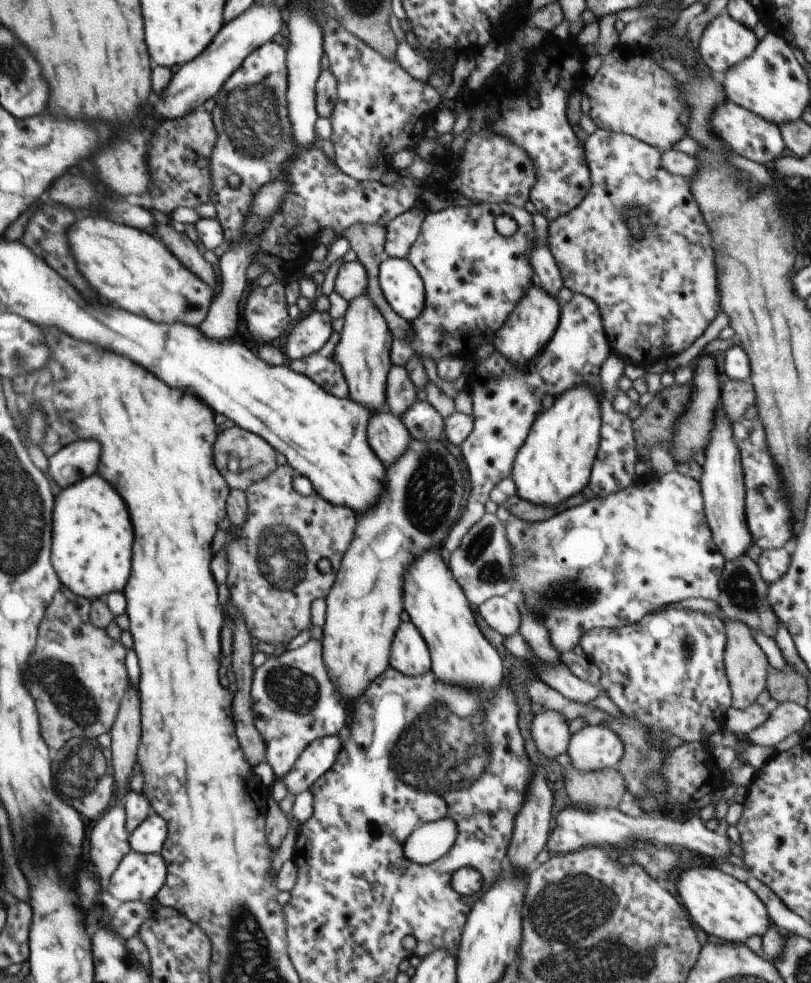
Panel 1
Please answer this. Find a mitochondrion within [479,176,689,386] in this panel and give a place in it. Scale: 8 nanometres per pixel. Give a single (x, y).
(631, 216)

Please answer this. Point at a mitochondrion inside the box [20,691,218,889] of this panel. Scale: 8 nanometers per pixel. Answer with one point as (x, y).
(78, 769)

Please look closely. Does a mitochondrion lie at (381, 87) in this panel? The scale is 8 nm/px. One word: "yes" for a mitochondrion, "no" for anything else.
no

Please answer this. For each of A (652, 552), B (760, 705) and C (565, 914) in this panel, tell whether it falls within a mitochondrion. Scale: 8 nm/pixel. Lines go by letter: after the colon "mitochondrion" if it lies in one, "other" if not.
A: other
B: other
C: mitochondrion

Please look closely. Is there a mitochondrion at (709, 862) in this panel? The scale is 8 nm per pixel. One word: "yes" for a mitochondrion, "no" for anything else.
no

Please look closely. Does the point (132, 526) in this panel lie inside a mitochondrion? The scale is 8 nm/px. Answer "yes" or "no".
no

